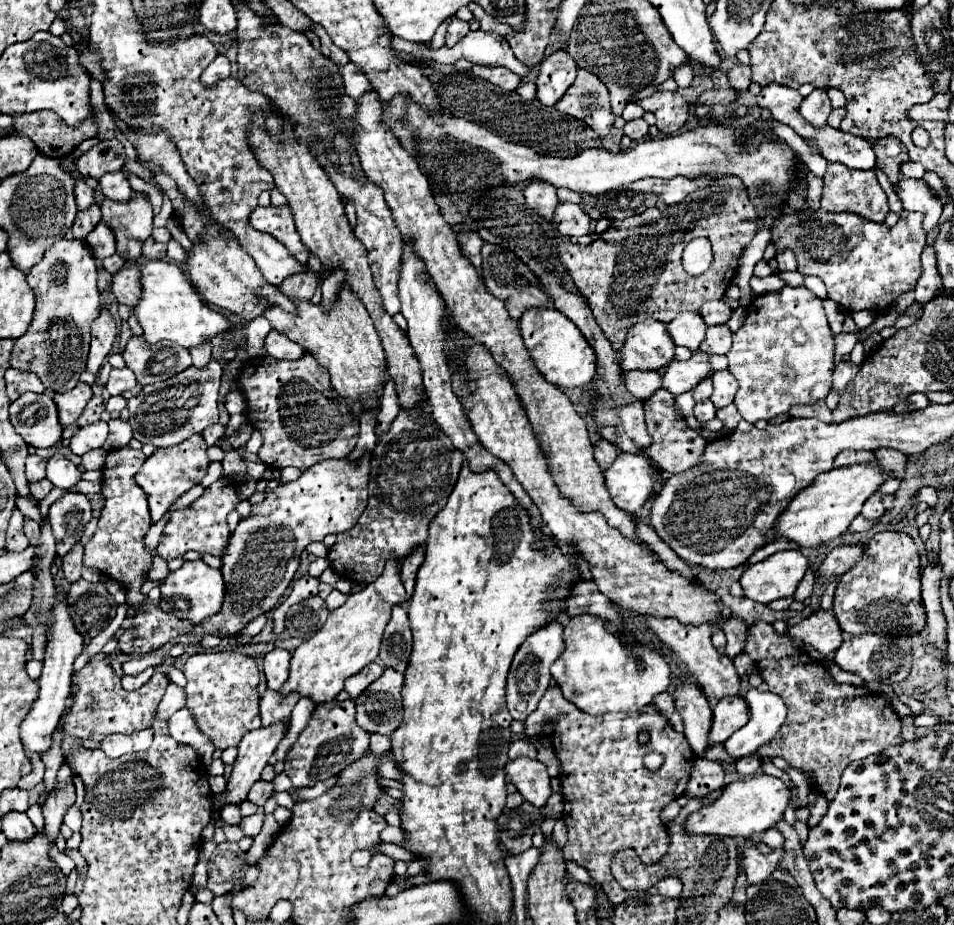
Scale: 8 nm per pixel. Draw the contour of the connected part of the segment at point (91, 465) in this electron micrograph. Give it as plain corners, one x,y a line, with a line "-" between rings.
94,449
94,451
88,451
80,457
80,465
84,469
102,469
104,467
104,461
106,461
106,455
108,451
106,449

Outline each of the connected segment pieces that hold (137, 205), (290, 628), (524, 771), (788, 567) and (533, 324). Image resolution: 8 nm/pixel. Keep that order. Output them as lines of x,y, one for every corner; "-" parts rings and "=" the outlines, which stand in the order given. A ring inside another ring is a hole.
134,197
130,203
104,199
100,203
102,221
116,237
116,253
126,263
136,263
142,255
142,243
152,233
152,207
144,197
=
318,595
304,599
290,607
290,611
286,615
286,633
290,637
310,639
326,623
328,613
330,611
328,611
324,599
320,599
=
520,757
520,759
508,761
506,773
510,775
510,781
516,785
520,795
536,807
542,807
552,795
546,765
536,759
=
786,549
748,567
740,577
740,583
748,599
770,603
774,599
792,597
808,569
810,563
800,551
=
528,309
520,317
520,333
530,357
546,381
558,385
560,389
580,387
580,381
594,381
596,353
580,329
558,309

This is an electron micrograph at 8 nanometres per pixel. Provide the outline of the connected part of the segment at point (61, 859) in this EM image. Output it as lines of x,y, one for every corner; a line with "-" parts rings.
52,845
50,851
52,851
52,859
54,859
54,861
58,863
58,867
68,875
68,873
74,869
74,861
72,861
66,853
60,853
60,851
56,849
56,845

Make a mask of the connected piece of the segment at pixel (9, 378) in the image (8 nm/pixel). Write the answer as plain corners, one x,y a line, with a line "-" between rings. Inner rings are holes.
8,369
6,371
6,393
10,401
16,401
16,397
24,395
24,391
34,391
34,393
44,393
42,381
36,377
36,373
20,371
20,369

